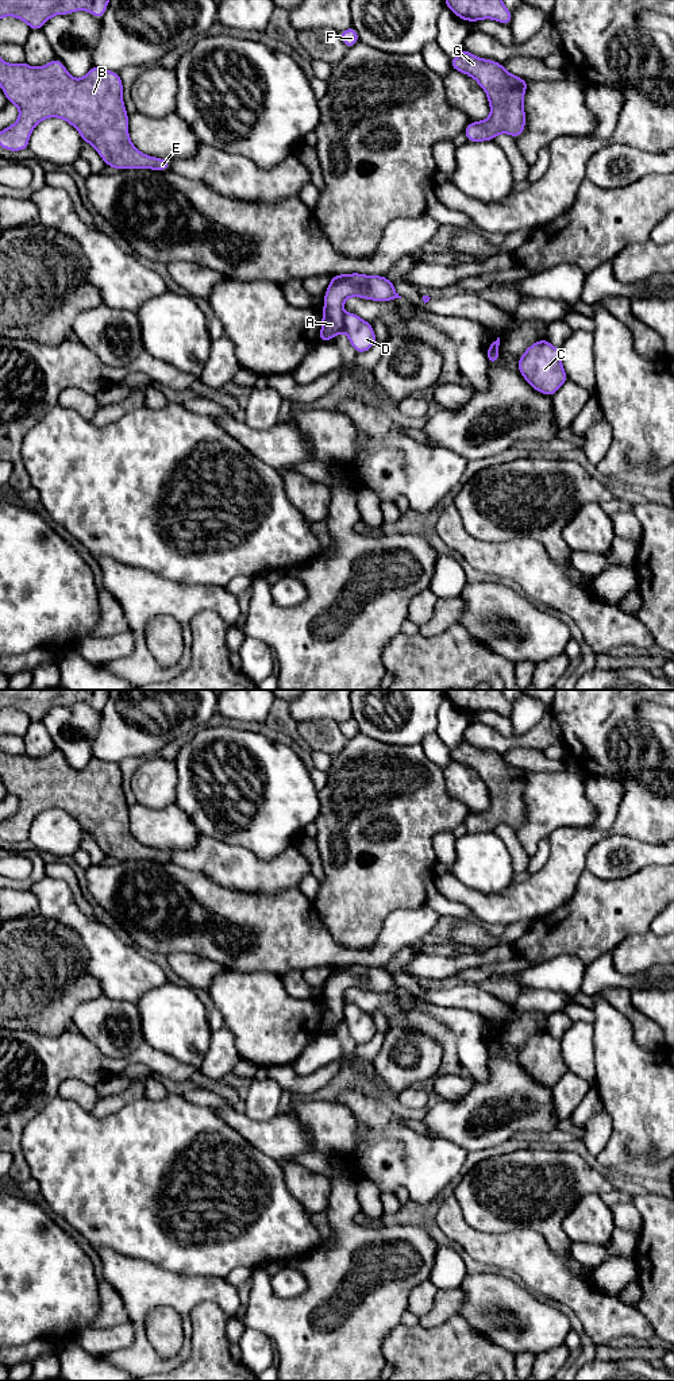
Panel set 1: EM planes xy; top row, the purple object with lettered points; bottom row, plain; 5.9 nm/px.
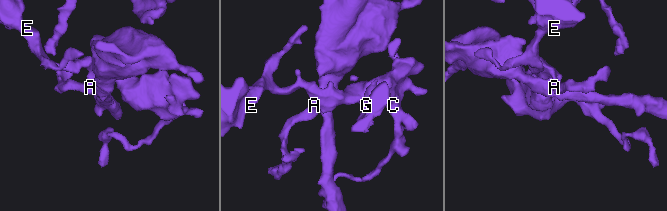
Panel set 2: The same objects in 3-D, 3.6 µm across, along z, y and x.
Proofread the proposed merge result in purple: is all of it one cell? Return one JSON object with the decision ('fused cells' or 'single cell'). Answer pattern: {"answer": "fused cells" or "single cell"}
{"answer": "fused cells"}

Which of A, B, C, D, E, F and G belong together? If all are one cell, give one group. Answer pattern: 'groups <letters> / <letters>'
groups A B C E F G / D

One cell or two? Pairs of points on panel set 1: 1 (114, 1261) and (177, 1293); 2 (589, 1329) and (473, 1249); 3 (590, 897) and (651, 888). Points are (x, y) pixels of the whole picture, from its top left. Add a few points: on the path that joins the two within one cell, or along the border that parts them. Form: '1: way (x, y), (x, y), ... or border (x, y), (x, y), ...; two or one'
1: way (130, 1277), (143, 1287), (161, 1288); one
2: way (570, 1296), (520, 1250), (505, 1250); one
3: way (605, 897), (636, 897); one

